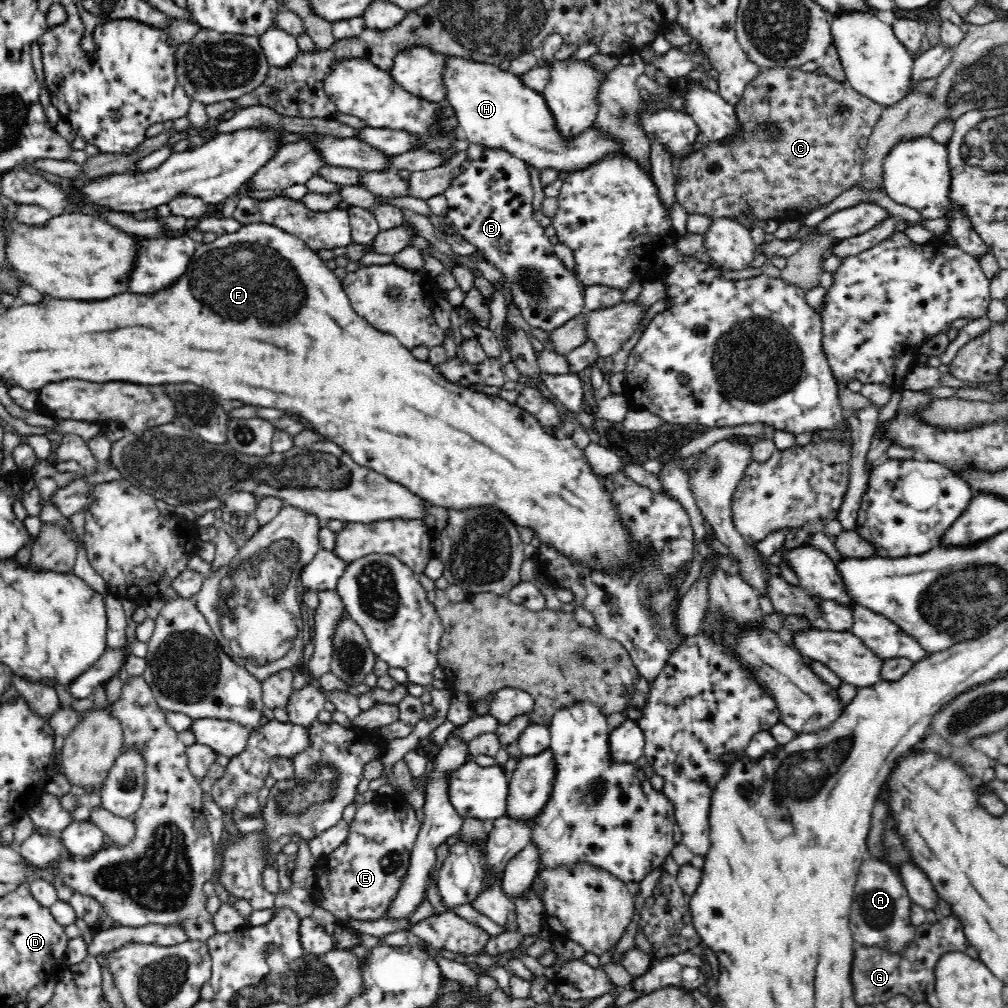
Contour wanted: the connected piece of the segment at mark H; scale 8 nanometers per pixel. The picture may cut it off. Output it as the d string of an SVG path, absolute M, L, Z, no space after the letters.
M445 55L442 70L443 71L441 72L441 80L443 80L443 87L446 96L445 104L450 105L450 109L452 109L452 111L454 112L454 117L456 117L457 126L461 132L461 137L465 140L468 140L471 143L483 144L484 147L488 148L506 149L514 156L528 162L529 164L533 164L534 166L536 166L536 168L539 168L540 171L542 168L546 168L546 166L548 166L550 168L554 168L557 172L561 173L562 175L565 175L570 171L574 171L582 167L587 167L591 164L591 162L602 158L606 153L615 153L616 151L624 153L623 150L621 150L621 148L617 148L615 142L608 140L607 136L601 136L599 132L595 132L595 130L591 130L591 128L588 128L586 131L580 134L580 136L576 136L576 138L574 138L572 142L569 142L569 140L565 140L565 138L561 138L561 136L557 134L554 119L552 119L552 113L548 111L548 107L546 107L546 101L544 101L544 96L542 95L542 93L534 92L534 90L528 88L528 85L525 85L523 83L521 77L516 76L515 74L512 74L509 71L500 69L499 65L480 63L462 57L457 57L454 55Z

